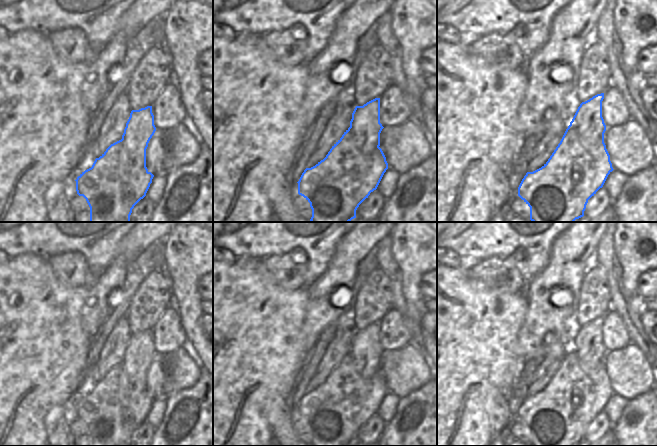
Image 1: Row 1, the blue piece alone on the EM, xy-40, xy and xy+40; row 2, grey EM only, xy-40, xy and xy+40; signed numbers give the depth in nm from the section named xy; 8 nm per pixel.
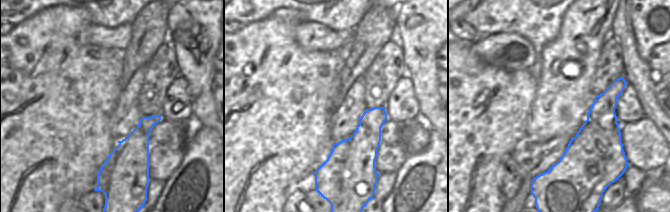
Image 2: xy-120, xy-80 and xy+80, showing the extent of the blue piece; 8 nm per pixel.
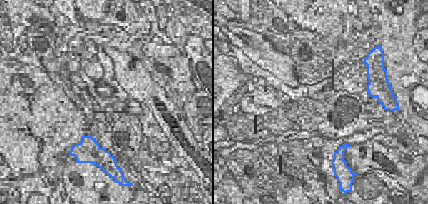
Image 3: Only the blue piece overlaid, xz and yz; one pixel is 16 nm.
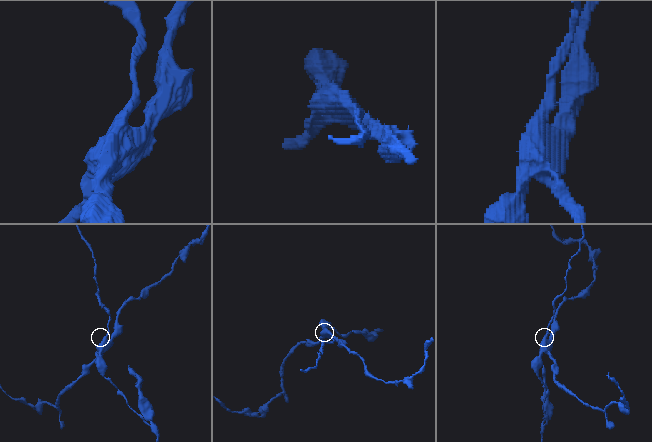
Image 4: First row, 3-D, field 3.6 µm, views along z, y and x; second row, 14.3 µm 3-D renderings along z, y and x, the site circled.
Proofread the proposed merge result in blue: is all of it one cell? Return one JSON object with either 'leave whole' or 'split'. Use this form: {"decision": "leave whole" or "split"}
{"decision": "split"}

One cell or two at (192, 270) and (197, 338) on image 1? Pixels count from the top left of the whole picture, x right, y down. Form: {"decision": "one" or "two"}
{"decision": "one"}

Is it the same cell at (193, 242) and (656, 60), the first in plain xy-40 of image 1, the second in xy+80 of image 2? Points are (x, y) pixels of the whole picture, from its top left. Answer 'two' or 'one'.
two

